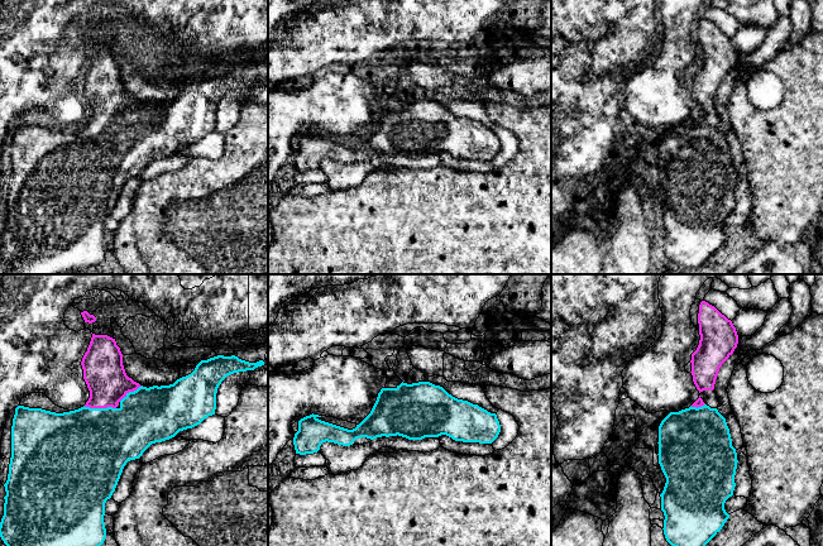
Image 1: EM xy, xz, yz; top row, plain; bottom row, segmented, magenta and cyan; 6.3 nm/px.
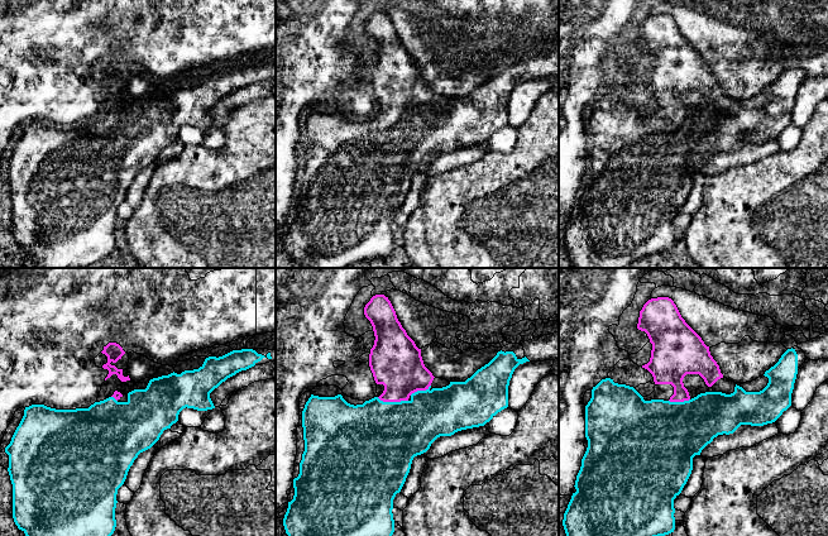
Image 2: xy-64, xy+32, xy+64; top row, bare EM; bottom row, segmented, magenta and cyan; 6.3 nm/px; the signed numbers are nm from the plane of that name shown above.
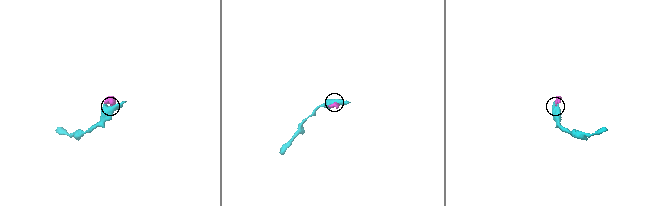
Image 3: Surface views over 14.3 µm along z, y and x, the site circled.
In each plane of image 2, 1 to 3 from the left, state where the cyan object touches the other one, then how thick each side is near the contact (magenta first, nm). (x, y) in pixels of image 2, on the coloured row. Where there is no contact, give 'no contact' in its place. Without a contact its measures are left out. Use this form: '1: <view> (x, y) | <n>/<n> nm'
1: xy-64 (114, 397) | 50/440 nm
2: xy+32 (392, 401) | 320/460 nm
3: xy+64 (679, 401) | 260/460 nm

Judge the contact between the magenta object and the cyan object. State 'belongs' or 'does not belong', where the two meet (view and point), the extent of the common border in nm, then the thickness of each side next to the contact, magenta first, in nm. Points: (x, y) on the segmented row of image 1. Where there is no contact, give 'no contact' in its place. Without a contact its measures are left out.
belongs; contact xy (100, 407); length 200 nm; calibres 260 and 480 nm

